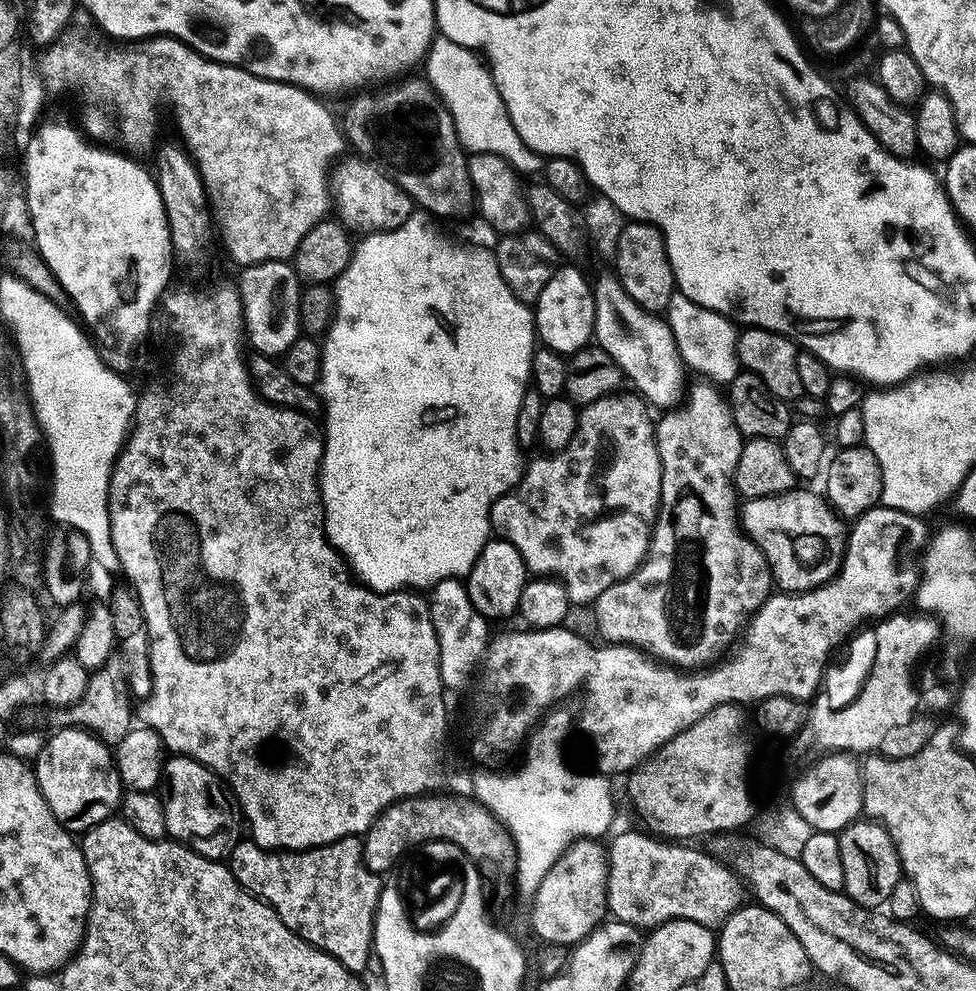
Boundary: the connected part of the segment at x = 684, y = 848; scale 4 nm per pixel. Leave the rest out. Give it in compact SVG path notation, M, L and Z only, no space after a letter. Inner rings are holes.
M647 831L620 832L607 845L608 911L623 924L633 924L641 930L651 930L671 920L689 920L713 930L719 929L736 909L745 903L746 888L741 877L727 863L719 864L712 856L684 842L669 842Z

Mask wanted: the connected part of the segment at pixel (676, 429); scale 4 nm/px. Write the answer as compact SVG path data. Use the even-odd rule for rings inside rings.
M689 383L683 399L675 406L667 409L661 415L664 416L661 420L659 417L655 421L656 445L658 446L658 458L662 470L662 486L660 487L660 507L656 513L656 523L652 525L652 541L648 544L648 555L645 556L643 564L631 576L614 586L610 586L610 590L602 590L602 594L594 602L596 624L600 627L601 634L605 636L603 639L607 643L631 644L633 648L641 649L662 662L684 668L707 665L716 658L714 656L718 652L723 653L743 633L748 621L756 615L756 611L761 608L774 588L772 571L768 568L768 559L764 557L762 550L758 550L755 542L749 536L745 536L744 529L741 528L738 519L738 493L734 487L734 477L738 458L744 449L745 437L741 436L738 426L734 422L732 407L728 404L725 393L715 383L707 383Z

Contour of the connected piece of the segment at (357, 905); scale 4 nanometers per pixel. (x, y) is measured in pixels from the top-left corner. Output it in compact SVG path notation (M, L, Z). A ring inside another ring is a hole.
M347 836L324 844L321 848L306 848L302 852L260 848L250 838L241 839L234 846L230 857L230 867L234 878L245 890L258 900L270 905L286 922L294 934L298 934L307 944L321 948L330 954L346 970L360 974L374 956L376 935L376 907L380 901L381 877L364 864L364 841L360 836Z

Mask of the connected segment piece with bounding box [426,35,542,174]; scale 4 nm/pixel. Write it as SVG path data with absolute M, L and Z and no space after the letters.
M437 35L428 47L426 79L440 100L450 110L461 144L469 153L489 152L498 154L511 164L517 173L541 171L542 157L535 152L514 130L514 122L492 81L491 71L483 59L471 48L458 46L450 38Z

